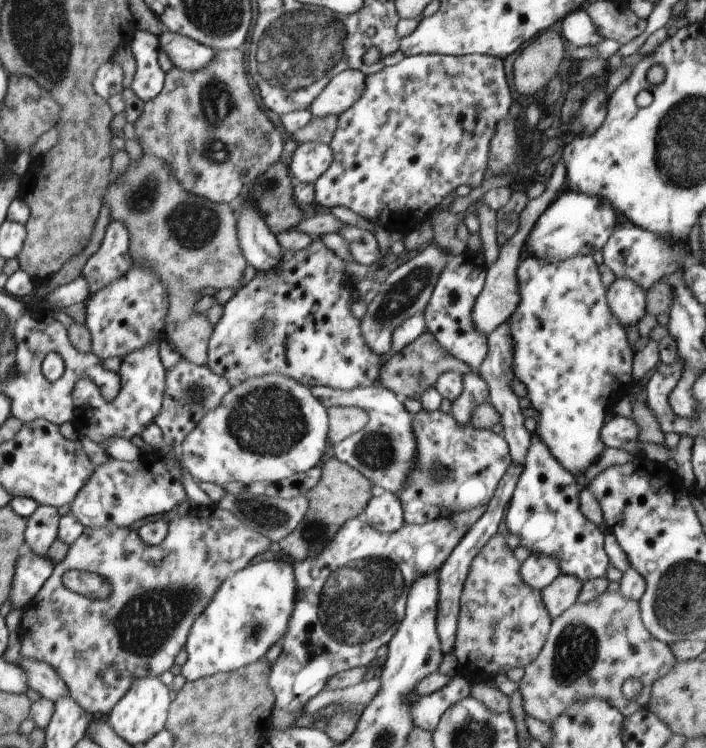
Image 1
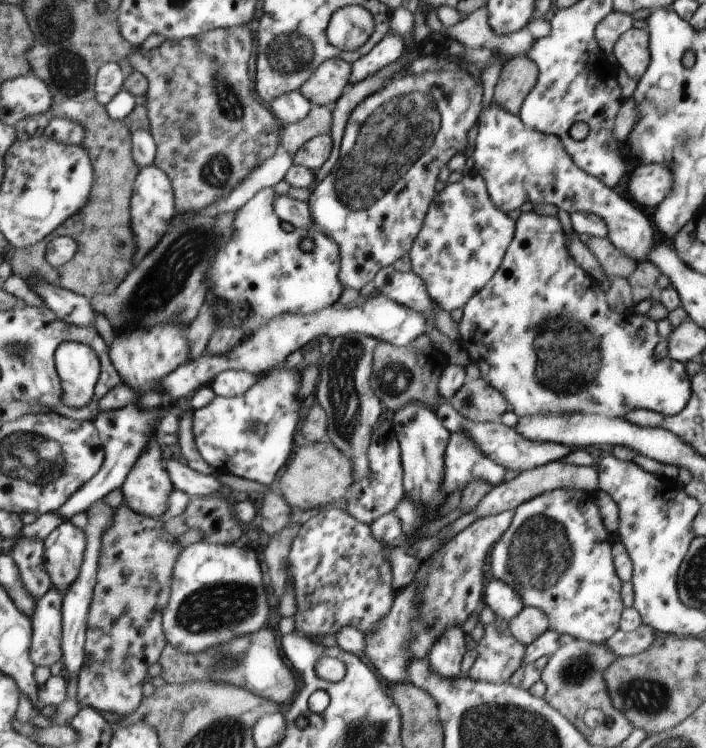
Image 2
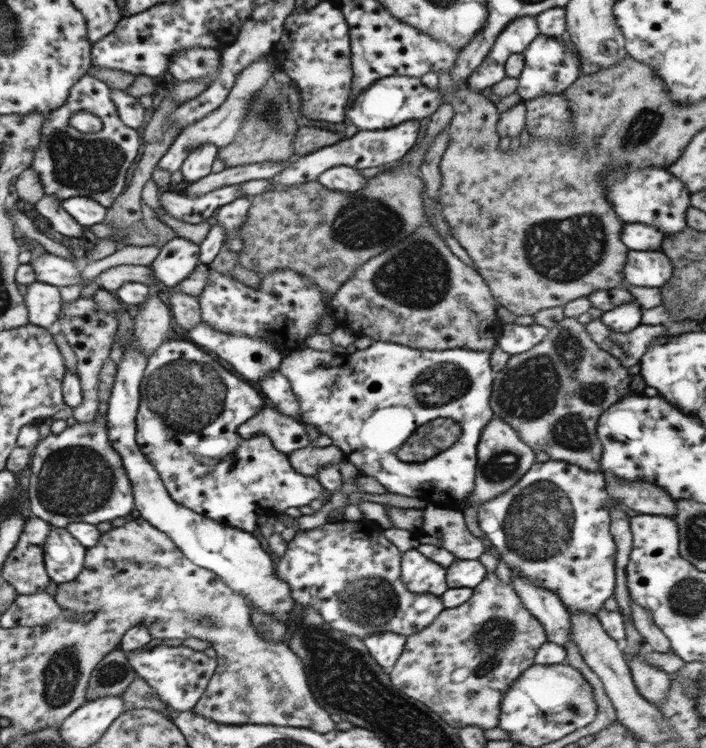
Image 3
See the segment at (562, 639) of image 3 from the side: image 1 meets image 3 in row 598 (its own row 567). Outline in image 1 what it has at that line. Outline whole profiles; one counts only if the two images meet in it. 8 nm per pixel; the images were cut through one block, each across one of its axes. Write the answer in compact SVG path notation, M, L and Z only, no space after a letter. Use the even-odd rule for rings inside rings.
M531 554L520 566L522 582L538 591L552 584L560 574L560 566L552 556Z

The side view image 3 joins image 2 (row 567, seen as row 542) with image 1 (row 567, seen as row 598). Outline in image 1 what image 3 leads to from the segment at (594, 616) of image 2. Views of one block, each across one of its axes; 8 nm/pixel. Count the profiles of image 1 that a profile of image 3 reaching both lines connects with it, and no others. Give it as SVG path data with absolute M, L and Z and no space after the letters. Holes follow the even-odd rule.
M538 434L532 435L532 444L528 448L526 462L522 474L520 474L514 493L510 498L509 507L506 510L504 523L506 530L514 536L518 536L520 546L528 548L534 556L552 556L560 572L568 576L574 576L580 582L586 583L595 578L607 578L607 569L611 562L604 550L605 534L599 530L599 526L590 522L580 512L579 497L582 489L578 486L574 476L558 462L548 450L548 446L538 438Z

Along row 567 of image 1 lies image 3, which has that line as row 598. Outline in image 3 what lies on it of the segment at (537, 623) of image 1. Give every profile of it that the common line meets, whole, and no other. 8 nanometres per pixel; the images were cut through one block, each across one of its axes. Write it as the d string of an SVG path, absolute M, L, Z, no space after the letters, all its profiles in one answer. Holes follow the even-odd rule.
M487 572L484 580L474 590L470 602L456 608L445 608L436 619L420 632L406 637L404 651L389 672L392 684L406 696L422 701L436 711L454 729L478 726L483 731L500 724L500 704L510 685L528 667L534 665L538 649L548 640L544 626L534 618L513 588L494 572ZM469 670L462 682L452 679L452 672Z

